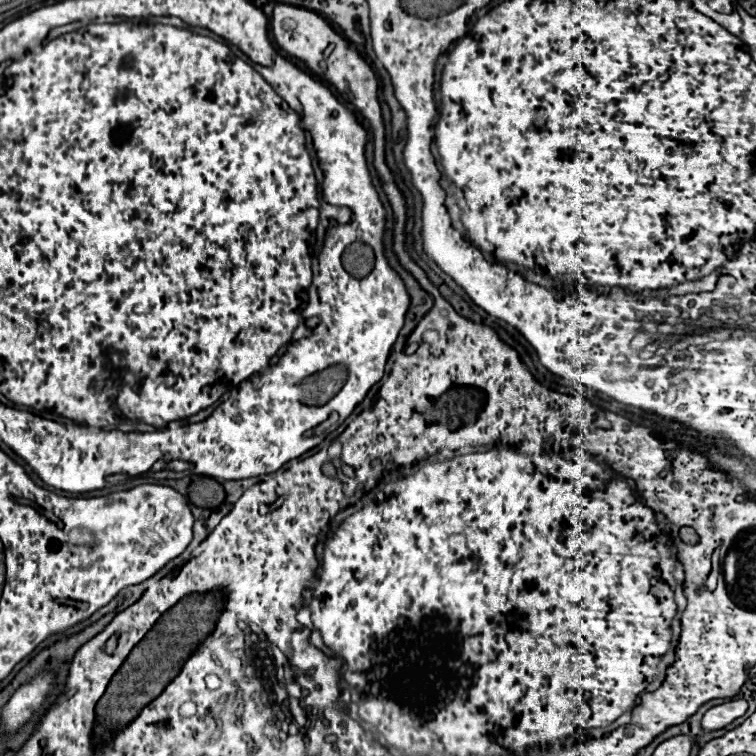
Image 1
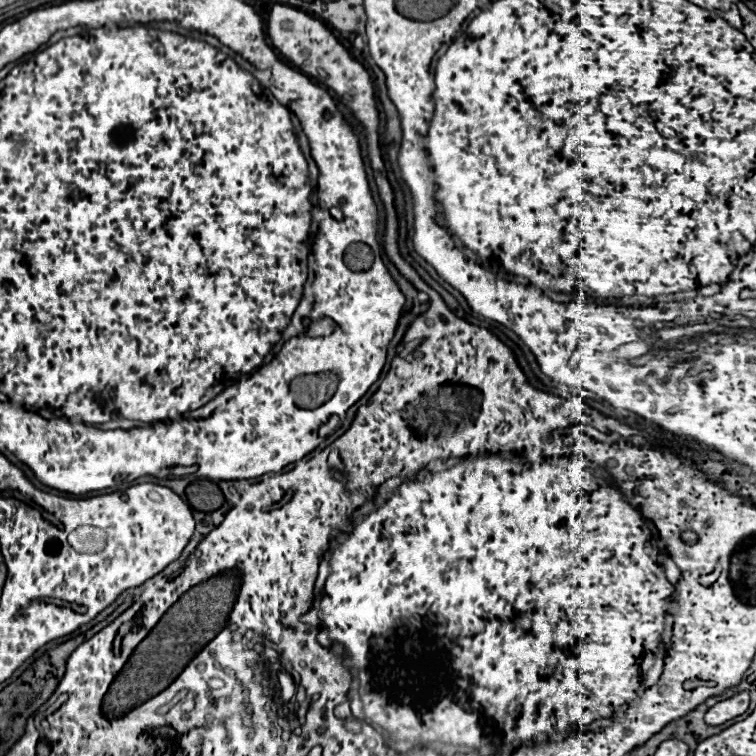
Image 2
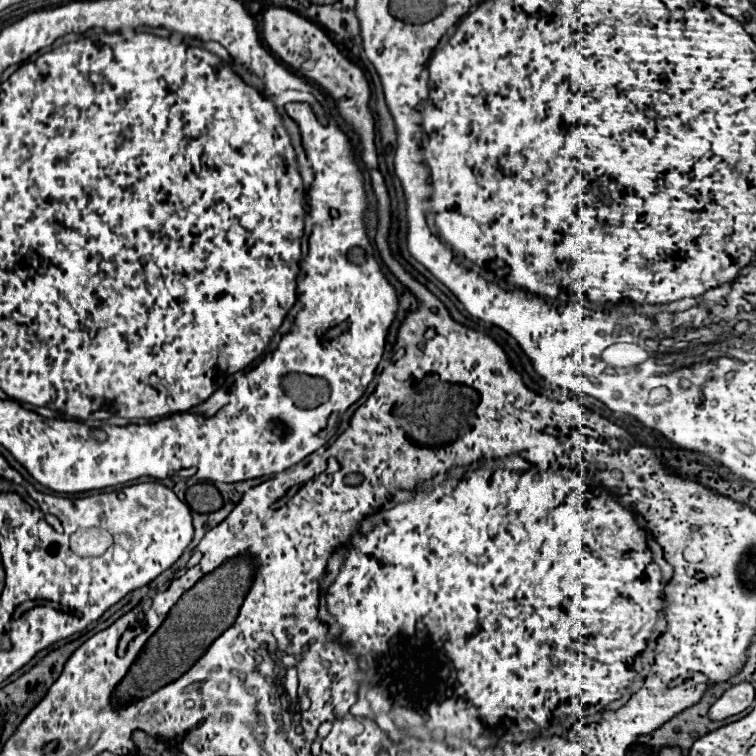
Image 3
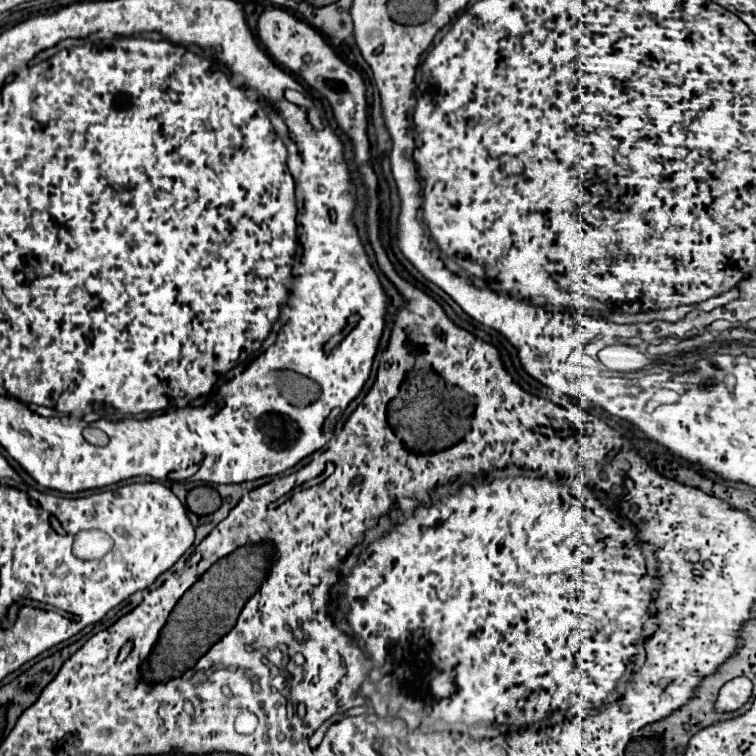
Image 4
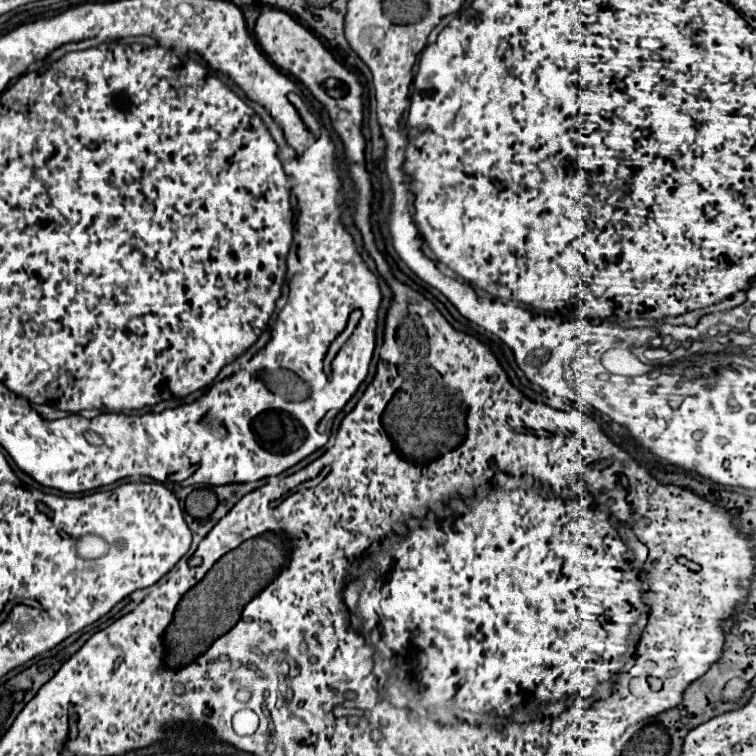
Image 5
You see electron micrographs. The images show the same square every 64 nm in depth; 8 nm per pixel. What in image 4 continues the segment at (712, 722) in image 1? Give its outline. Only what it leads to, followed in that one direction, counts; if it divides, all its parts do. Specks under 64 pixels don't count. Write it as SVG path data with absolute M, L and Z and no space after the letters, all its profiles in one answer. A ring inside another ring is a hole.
M744 676L734 678L722 686L720 696L716 700L716 710L718 712L738 710L740 706L744 706L748 702L750 694L752 694L752 682Z

